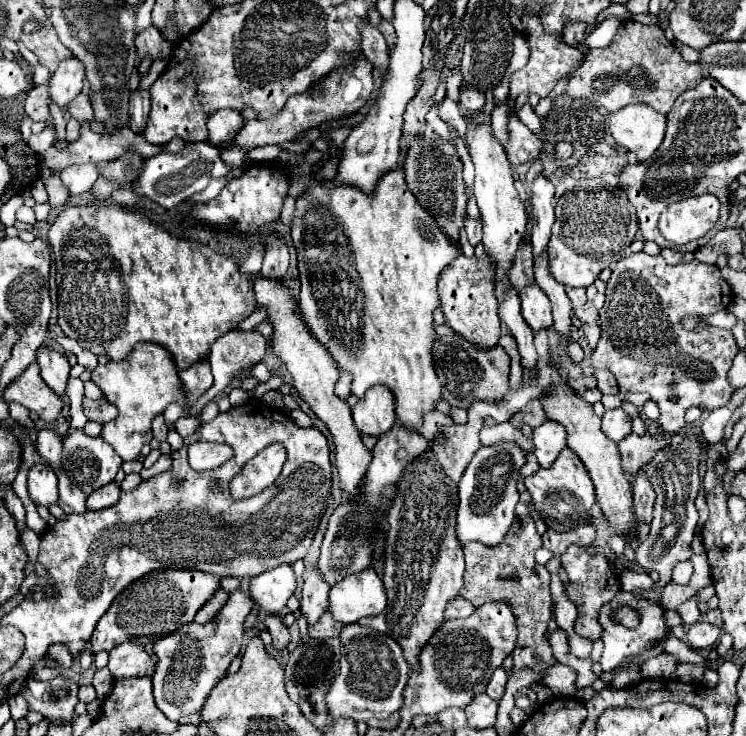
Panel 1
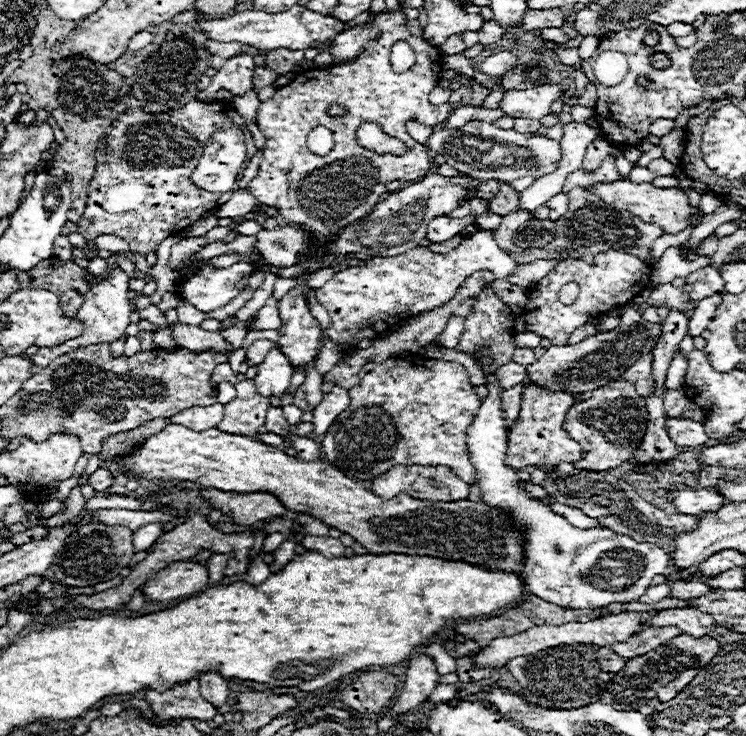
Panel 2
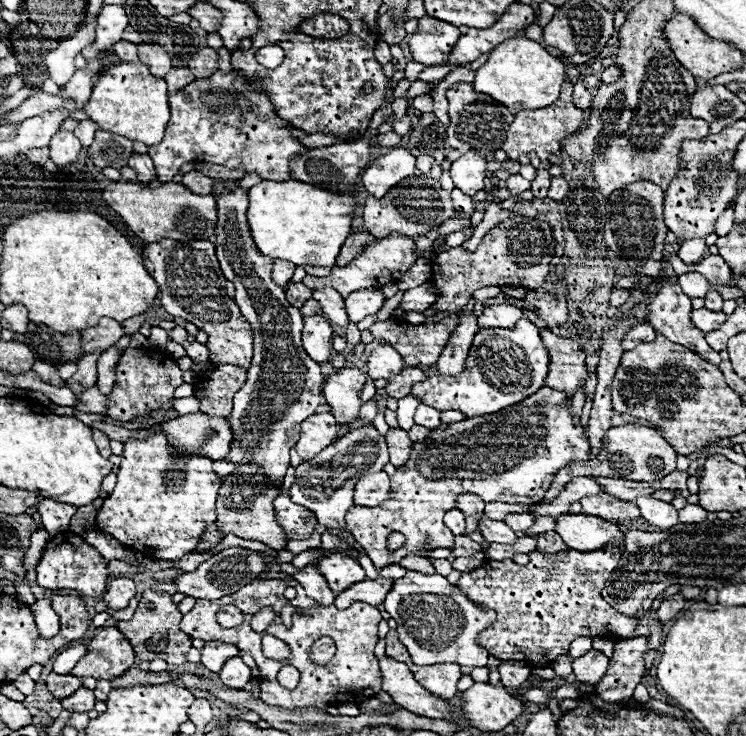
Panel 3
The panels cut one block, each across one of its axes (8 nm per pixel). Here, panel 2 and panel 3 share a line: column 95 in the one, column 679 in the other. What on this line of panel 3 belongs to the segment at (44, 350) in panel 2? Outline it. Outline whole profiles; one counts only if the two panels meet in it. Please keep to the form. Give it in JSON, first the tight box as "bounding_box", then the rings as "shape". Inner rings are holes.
{"bounding_box":[648,284,722,362],"shape":[[[678,284],[662,286],[660,292],[650,298],[648,308],[648,322],[656,328],[656,332],[674,344],[682,344],[700,354],[708,362],[722,362],[720,354],[706,344],[704,334],[690,322],[690,296],[686,296]]]}

